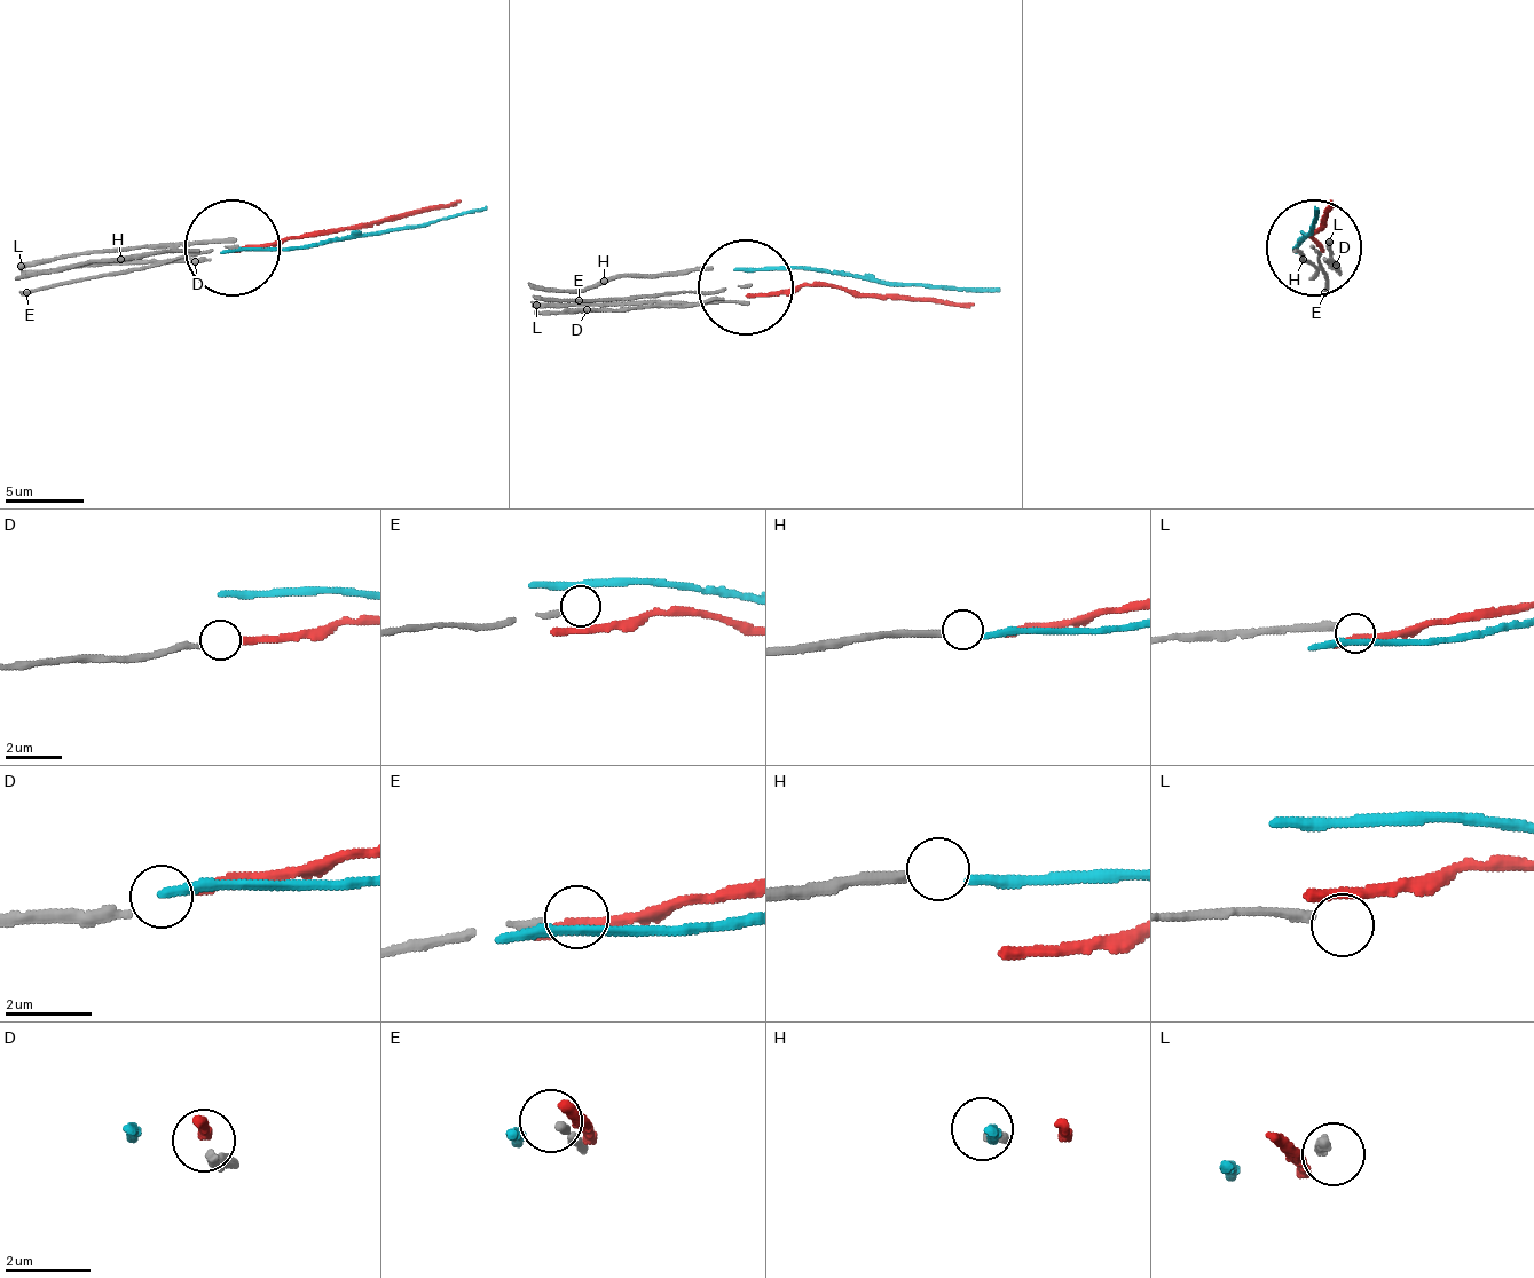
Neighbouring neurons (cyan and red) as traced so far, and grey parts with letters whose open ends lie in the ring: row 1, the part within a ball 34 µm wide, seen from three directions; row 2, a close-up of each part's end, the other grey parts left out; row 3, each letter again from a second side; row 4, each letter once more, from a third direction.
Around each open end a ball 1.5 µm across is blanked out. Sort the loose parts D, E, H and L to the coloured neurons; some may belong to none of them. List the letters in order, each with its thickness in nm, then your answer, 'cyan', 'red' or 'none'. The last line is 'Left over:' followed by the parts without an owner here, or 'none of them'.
D: 240 nm | red
E: 200 nm | none
H: 260 nm | none
L: 280 nm | none
Left over: E, H, L

